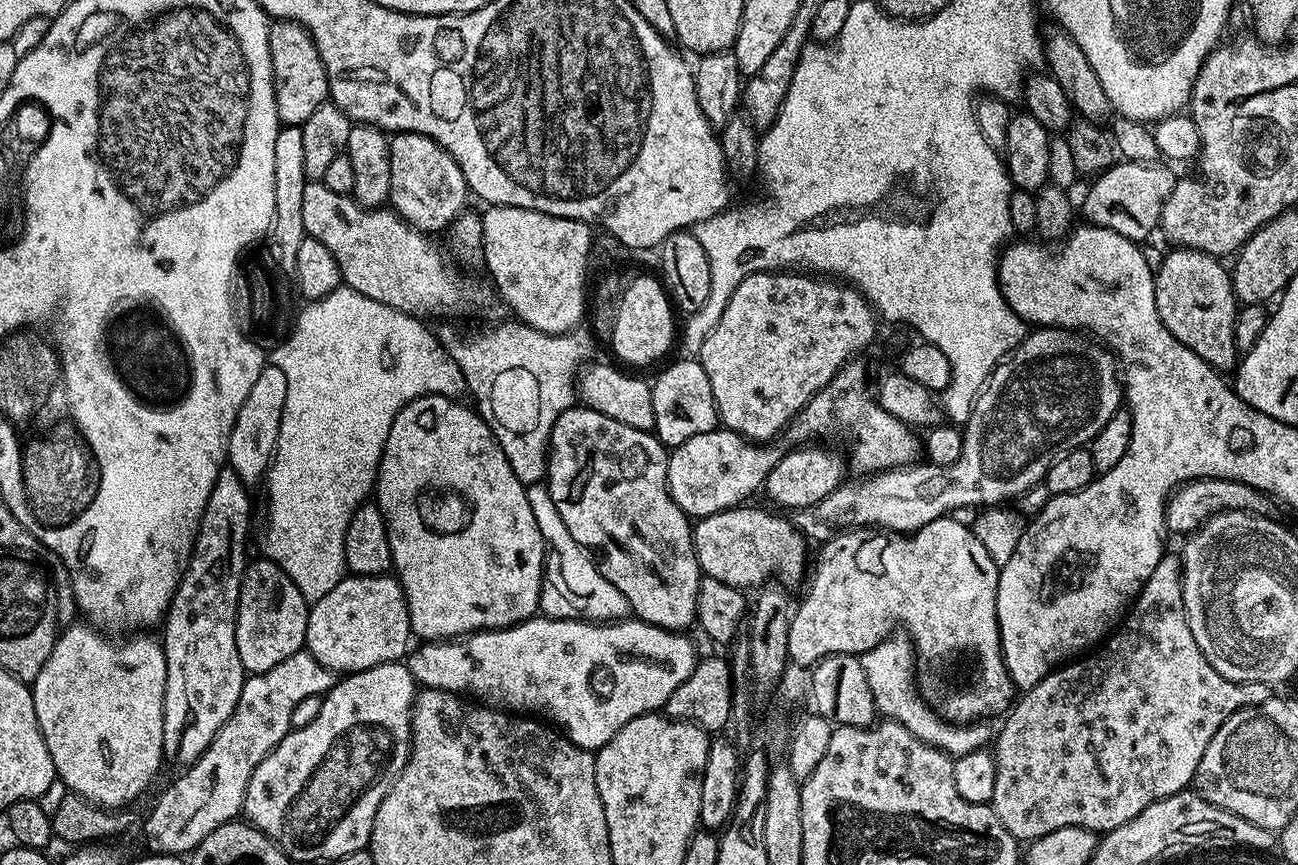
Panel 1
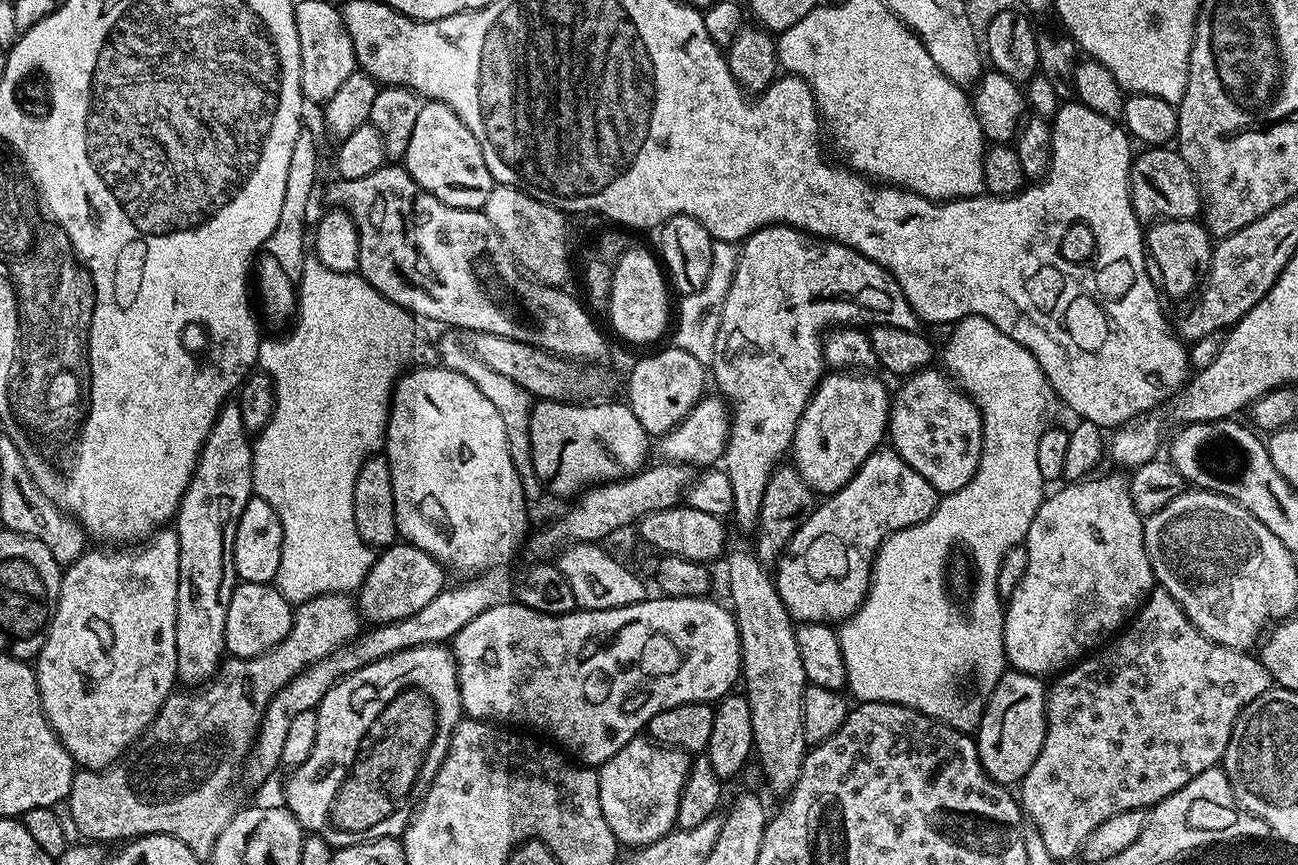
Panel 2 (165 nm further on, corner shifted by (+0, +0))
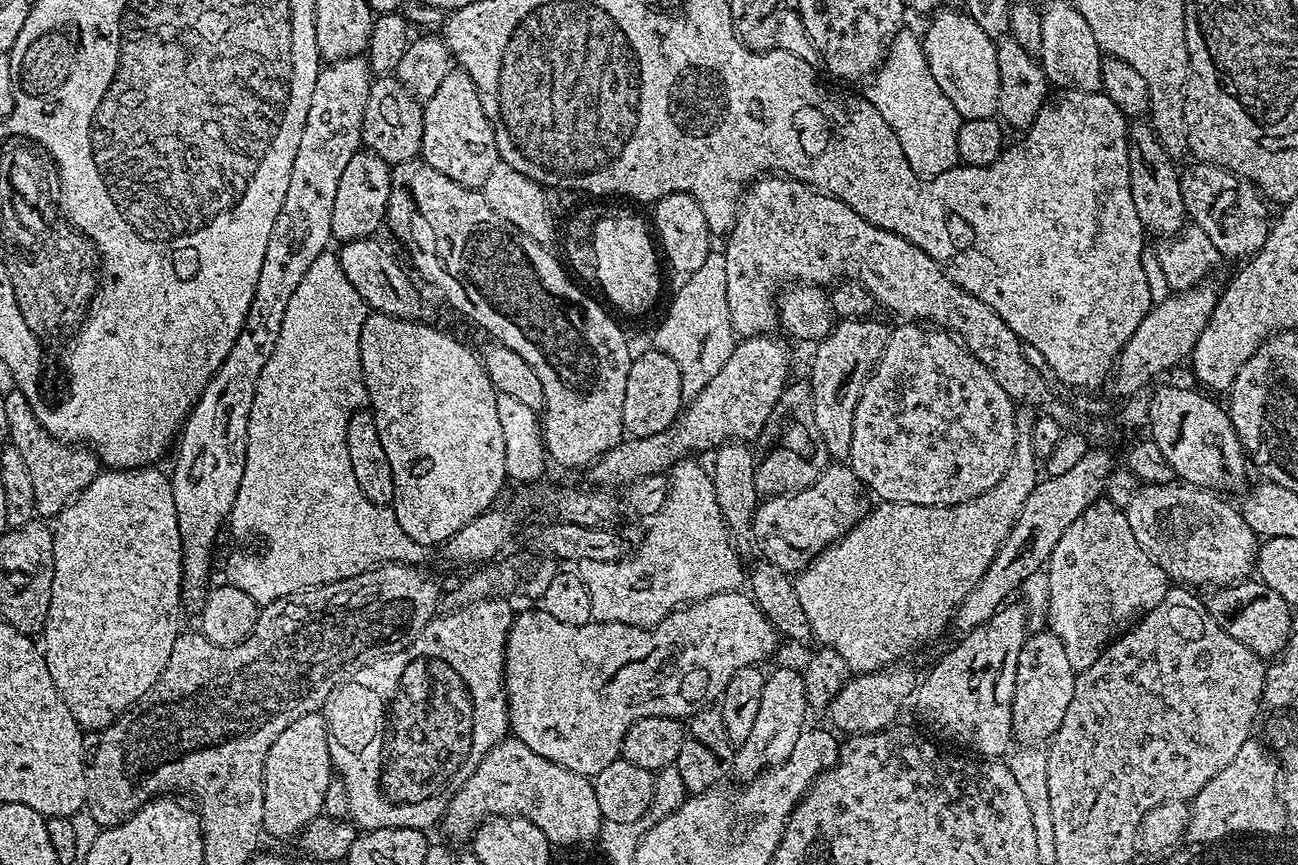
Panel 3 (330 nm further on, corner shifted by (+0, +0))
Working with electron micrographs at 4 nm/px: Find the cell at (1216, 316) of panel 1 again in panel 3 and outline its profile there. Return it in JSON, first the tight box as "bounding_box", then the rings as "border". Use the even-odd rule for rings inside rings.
{"bounding_box":[1128,118,1186,238],"border":[[[1136,118],[1131,121],[1128,125],[1128,153],[1130,154],[1130,198],[1134,198],[1134,210],[1138,210],[1138,218],[1142,222],[1142,226],[1149,232],[1157,232],[1160,238],[1171,238],[1180,231],[1181,228],[1185,227],[1186,224],[1186,213],[1184,210],[1184,203],[1182,202],[1182,194],[1180,193],[1180,172],[1178,168],[1172,165],[1173,157],[1168,153],[1162,146],[1162,142],[1158,138],[1158,134],[1152,128],[1151,123],[1144,118]]]}

